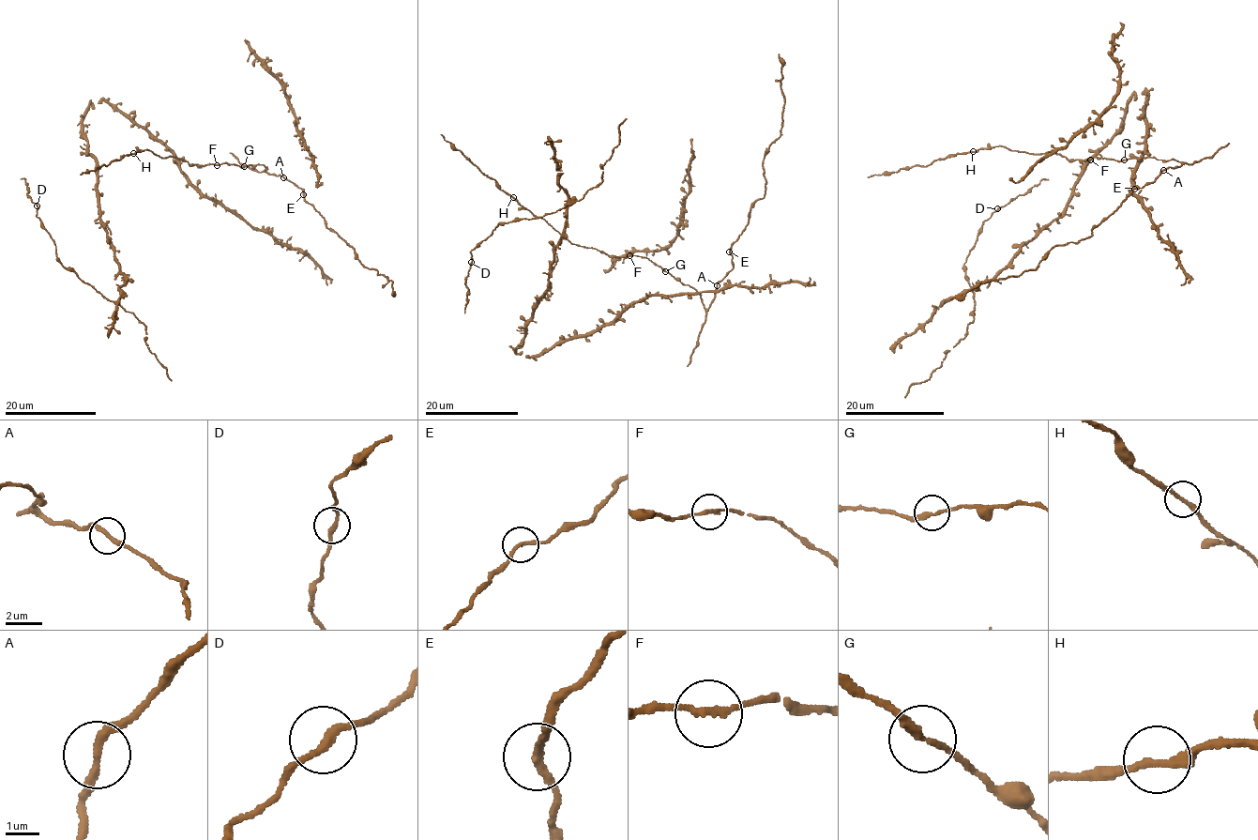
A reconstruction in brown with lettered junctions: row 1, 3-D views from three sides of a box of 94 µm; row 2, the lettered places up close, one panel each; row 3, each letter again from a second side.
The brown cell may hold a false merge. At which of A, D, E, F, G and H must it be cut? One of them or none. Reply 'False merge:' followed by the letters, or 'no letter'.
False merge: no letter

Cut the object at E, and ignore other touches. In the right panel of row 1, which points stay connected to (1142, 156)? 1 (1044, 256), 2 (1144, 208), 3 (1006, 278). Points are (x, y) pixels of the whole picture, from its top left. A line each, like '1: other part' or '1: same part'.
1: other part
2: same part
3: other part

